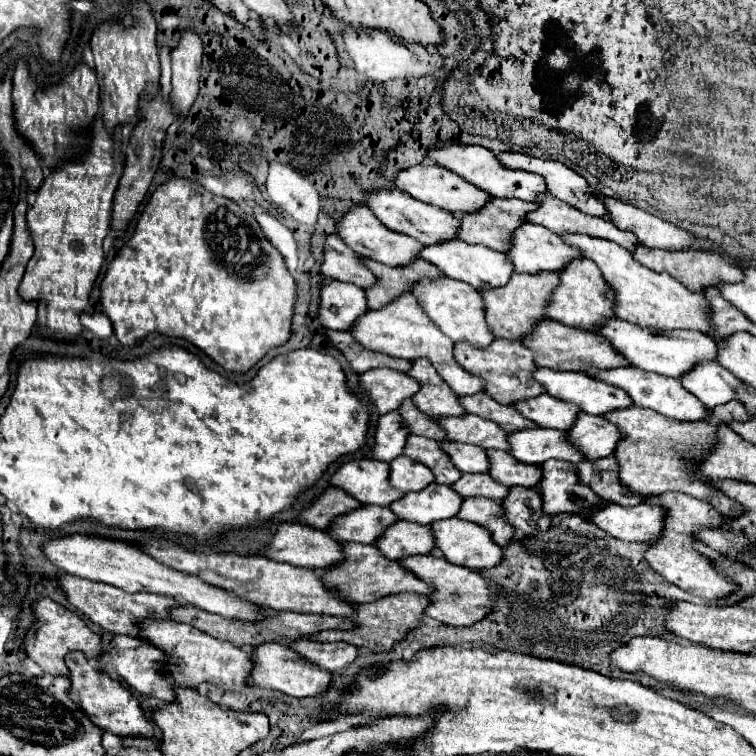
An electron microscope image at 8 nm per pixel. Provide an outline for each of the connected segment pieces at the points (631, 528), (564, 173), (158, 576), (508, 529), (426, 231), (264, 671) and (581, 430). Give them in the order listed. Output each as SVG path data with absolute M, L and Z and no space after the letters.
M609 504L587 518L605 530L609 536L625 542L649 542L661 536L665 524L665 508L639 504L639 506L617 506Z
M503 152L499 154L499 158L501 158L501 164L505 164L507 168L529 170L529 172L545 176L549 194L557 196L559 200L565 200L577 210L591 214L591 216L607 216L603 194L591 188L587 180L575 170L571 170L569 166L555 162L555 160L533 158L533 156L517 154L517 152Z
M65 536L59 540L45 542L45 556L51 564L55 564L61 572L87 578L93 582L105 582L111 586L117 586L125 592L153 592L153 594L167 594L177 598L179 602L191 604L195 608L207 610L211 614L219 614L223 618L233 618L241 622L261 622L265 618L263 608L257 604L239 598L237 594L223 590L219 586L213 586L199 576L177 572L171 566L157 562L149 554L141 552L139 548L133 548L125 542L115 540L103 540L103 538L89 538L89 536Z
M465 498L459 514L461 520L485 526L499 546L507 546L515 538L515 528L505 520L501 500L491 498Z
M377 190L367 194L367 206L375 212L375 216L387 224L387 228L393 228L393 232L405 232L407 236L413 236L415 240L421 240L425 246L429 244L441 244L455 240L461 228L461 220L453 216L451 212L437 208L433 204L415 200L407 192L401 190Z
M265 644L265 648L251 648L251 656L255 660L253 666L253 684L267 690L279 690L293 698L313 698L327 692L331 686L331 672L321 668L315 662L309 662L301 654L293 652L283 644Z
M585 412L579 414L575 426L567 430L569 436L573 436L573 444L589 456L589 460L605 458L613 454L619 440L625 436L615 424L605 420L603 416L589 416Z

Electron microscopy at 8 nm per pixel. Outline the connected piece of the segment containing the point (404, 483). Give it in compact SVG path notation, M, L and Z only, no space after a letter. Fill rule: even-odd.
M399 456L391 462L391 474L389 482L393 482L393 488L399 488L401 492L419 492L421 488L429 486L435 480L433 472L421 464L411 460L409 456Z

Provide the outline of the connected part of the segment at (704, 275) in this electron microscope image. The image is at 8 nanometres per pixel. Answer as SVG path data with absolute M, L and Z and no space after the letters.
M641 248L641 252L633 252L633 258L651 270L669 272L691 292L703 292L705 288L717 286L719 282L735 284L743 280L743 272L739 268L733 268L733 264L725 264L725 260L721 260L721 256L713 256L713 252L661 252L661 250Z

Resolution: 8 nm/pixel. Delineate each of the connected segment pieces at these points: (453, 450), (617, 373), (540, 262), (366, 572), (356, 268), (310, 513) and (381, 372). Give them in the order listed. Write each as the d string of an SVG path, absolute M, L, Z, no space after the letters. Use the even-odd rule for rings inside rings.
M441 442L441 448L449 454L461 472L489 472L491 468L485 448L461 442Z
M629 366L629 368L615 368L611 372L595 372L591 368L591 370L587 370L587 374L597 376L599 380L605 380L607 384L625 388L625 392L629 392L629 396L633 396L635 406L651 408L663 416L669 416L669 418L675 418L681 422L705 420L709 414L709 408L705 404L701 404L701 400L697 400L697 396L693 396L687 388L683 388L679 380L673 380L673 378L667 378L667 376L661 376L655 372L645 372L645 370L639 370L635 366Z
M523 224L515 230L507 256L513 260L517 272L527 274L561 272L573 260L583 258L579 248L573 248L555 232L537 224Z
M343 544L343 554L345 554L345 560L341 564L325 570L321 578L325 580L325 584L329 584L329 588L337 588L337 592L341 592L341 596L355 600L355 604L375 602L383 596L399 594L399 592L415 592L415 594L431 594L433 592L433 588L429 584L419 580L401 562L385 558L377 546Z
M339 236L327 238L321 274L325 278L351 282L361 288L371 288L377 282L377 276L363 264L363 256L351 250Z
M327 488L319 496L319 500L315 500L305 512L301 512L299 520L313 528L327 530L337 516L343 516L345 512L353 512L357 508L361 508L361 502L357 504L357 500L353 496L349 496L345 490Z
M379 368L361 374L361 388L369 394L381 414L393 412L405 398L411 398L419 390L419 382L405 372Z

